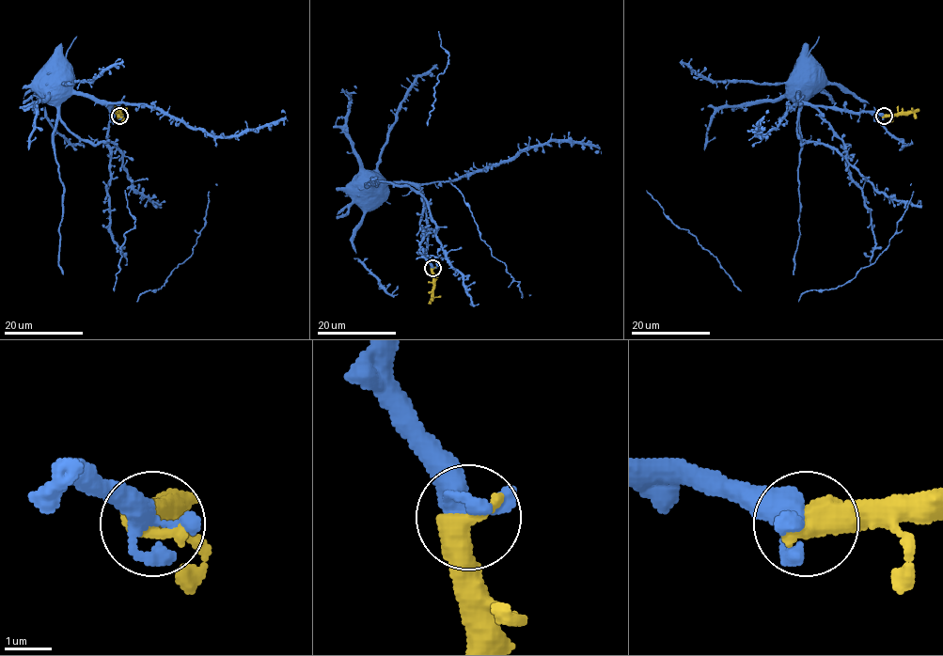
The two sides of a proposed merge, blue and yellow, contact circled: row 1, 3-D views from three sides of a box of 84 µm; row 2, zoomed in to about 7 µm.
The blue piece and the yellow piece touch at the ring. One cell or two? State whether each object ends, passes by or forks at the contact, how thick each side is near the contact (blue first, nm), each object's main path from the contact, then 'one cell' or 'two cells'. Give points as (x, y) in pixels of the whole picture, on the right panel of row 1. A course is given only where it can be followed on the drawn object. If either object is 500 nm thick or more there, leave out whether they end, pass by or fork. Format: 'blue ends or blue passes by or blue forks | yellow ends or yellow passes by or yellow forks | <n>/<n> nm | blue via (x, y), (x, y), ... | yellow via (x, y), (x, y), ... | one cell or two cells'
420/600 nm | blue via (883, 116), (809, 105), (798, 98), (798, 87), (793, 82), (794, 74) | yellow via (884, 116), (905, 115), (919, 109) | one cell

